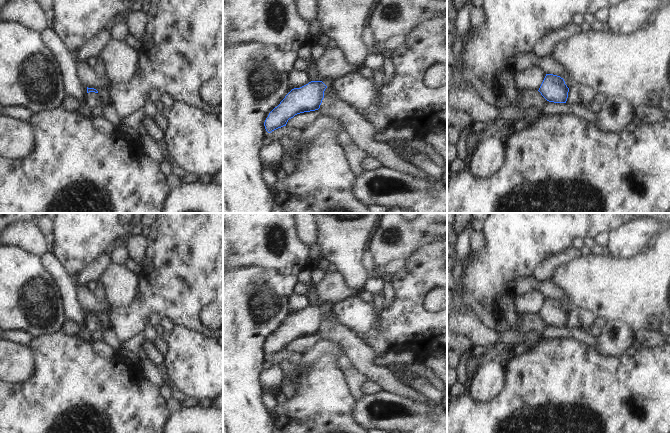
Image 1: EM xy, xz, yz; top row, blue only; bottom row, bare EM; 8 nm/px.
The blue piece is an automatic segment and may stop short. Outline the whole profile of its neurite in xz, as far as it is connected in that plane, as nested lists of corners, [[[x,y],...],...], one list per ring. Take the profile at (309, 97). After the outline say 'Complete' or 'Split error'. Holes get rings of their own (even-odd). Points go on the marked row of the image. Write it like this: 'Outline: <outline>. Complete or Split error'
Outline: [[[334,79],[311,81],[308,84],[292,89],[280,104],[275,107],[264,122],[268,133],[286,126],[295,115],[315,111],[320,108],[327,87],[333,87]]]. Split error.

